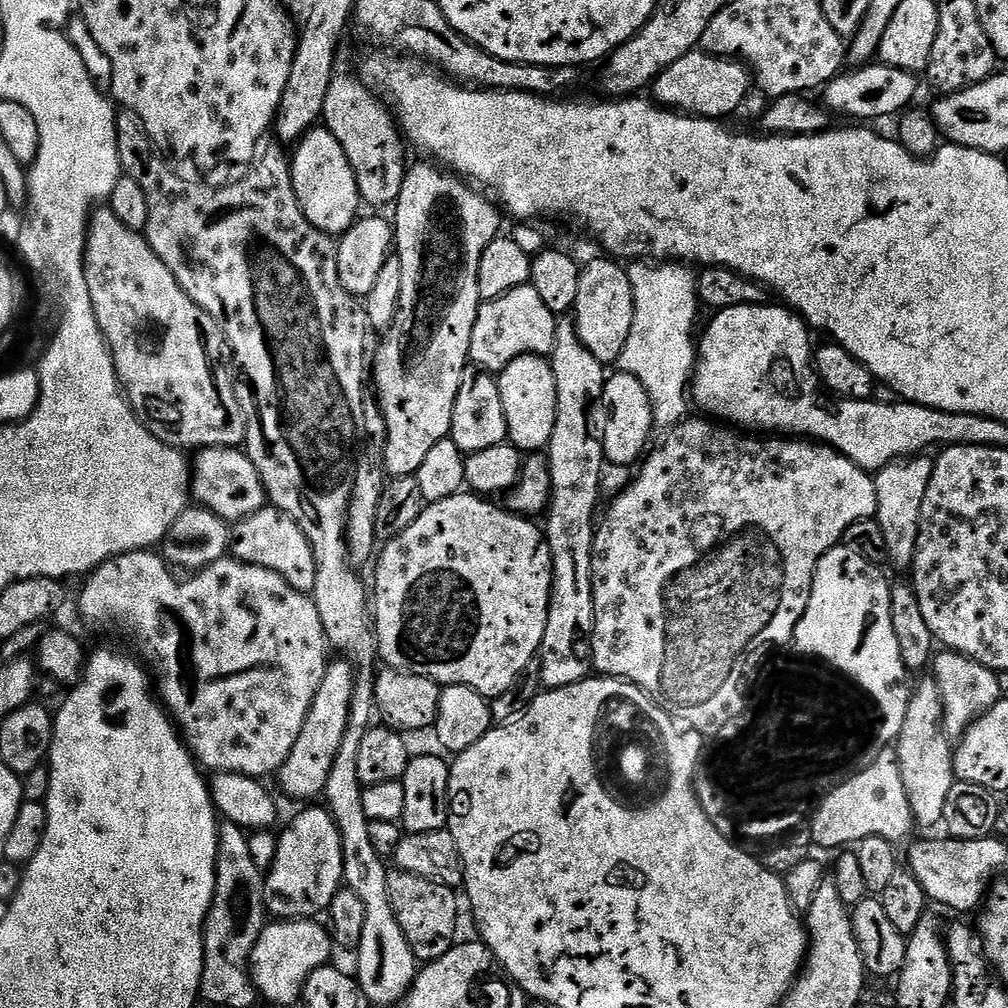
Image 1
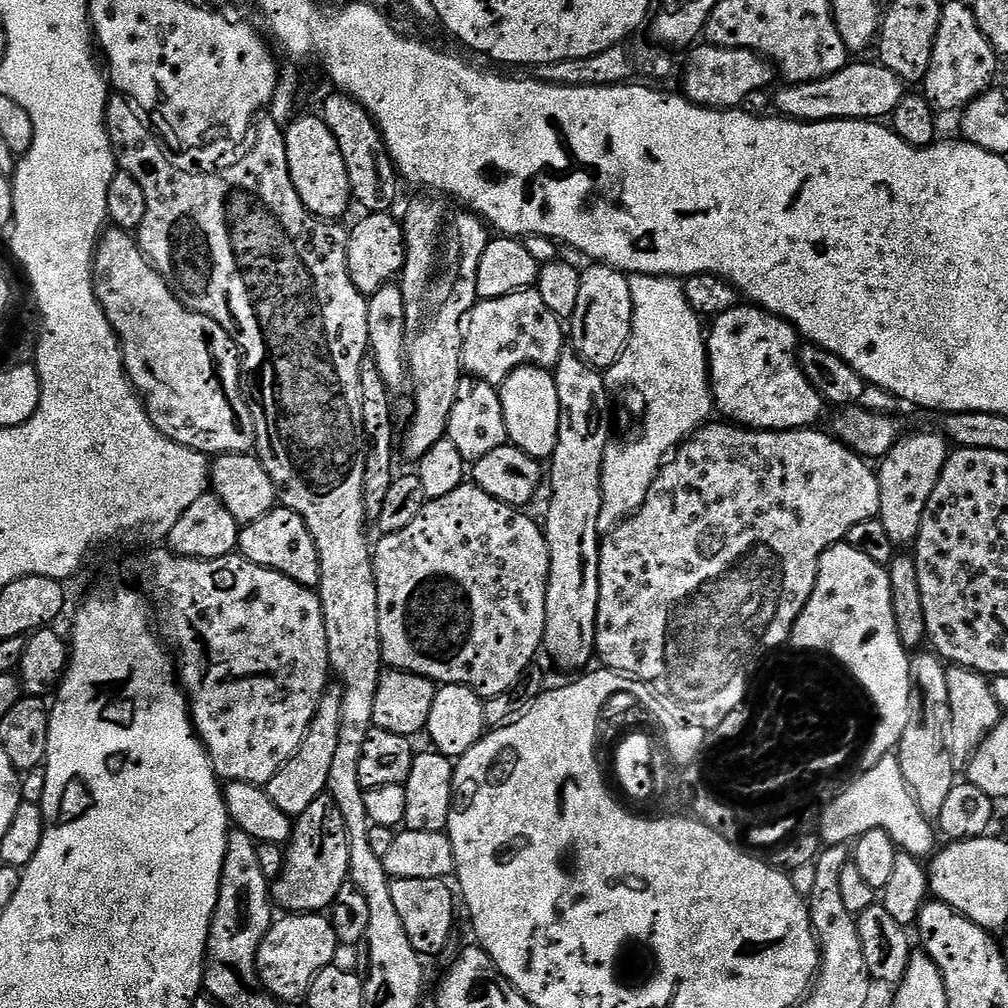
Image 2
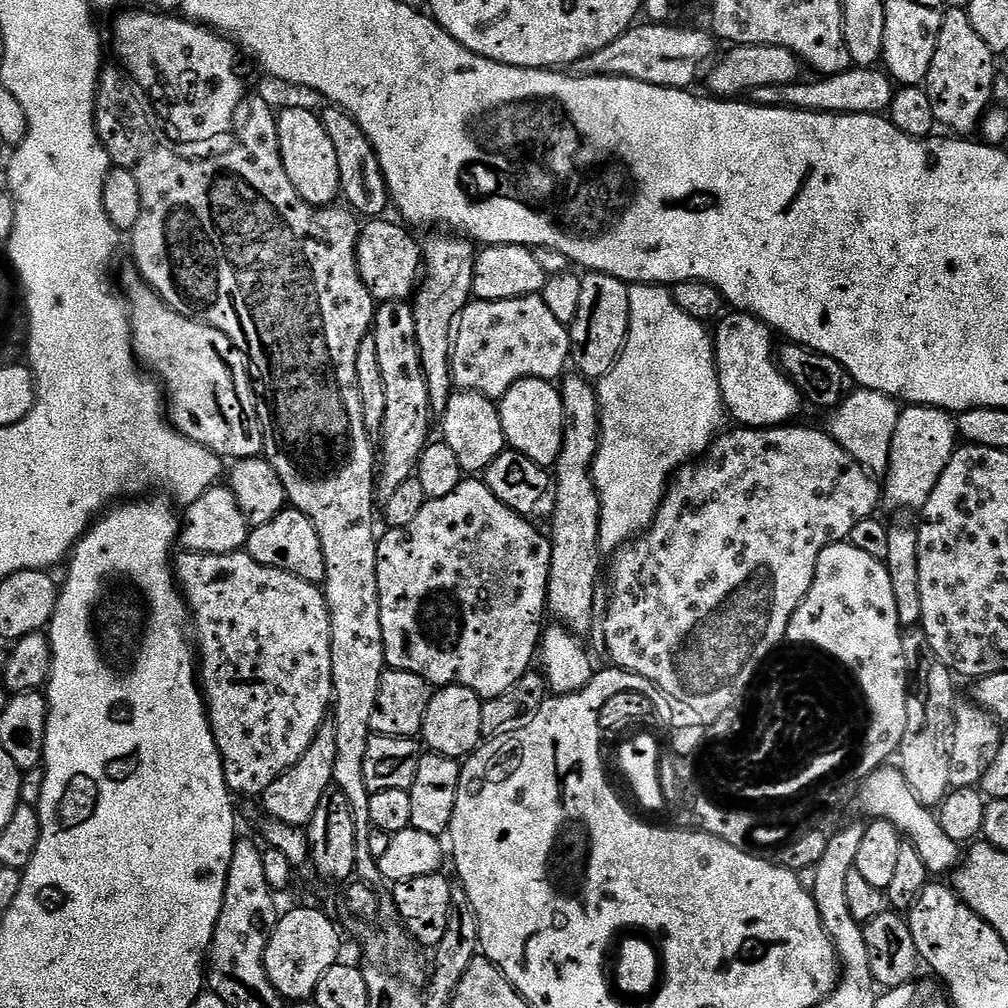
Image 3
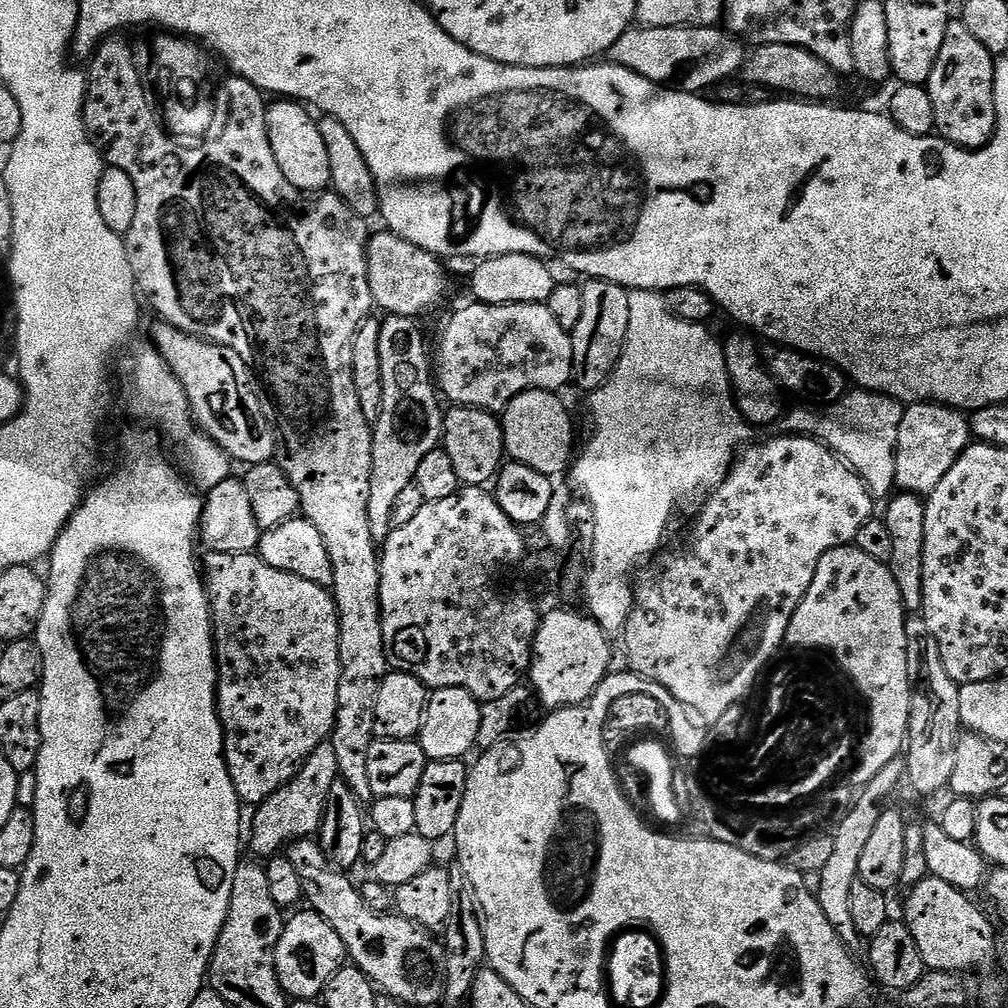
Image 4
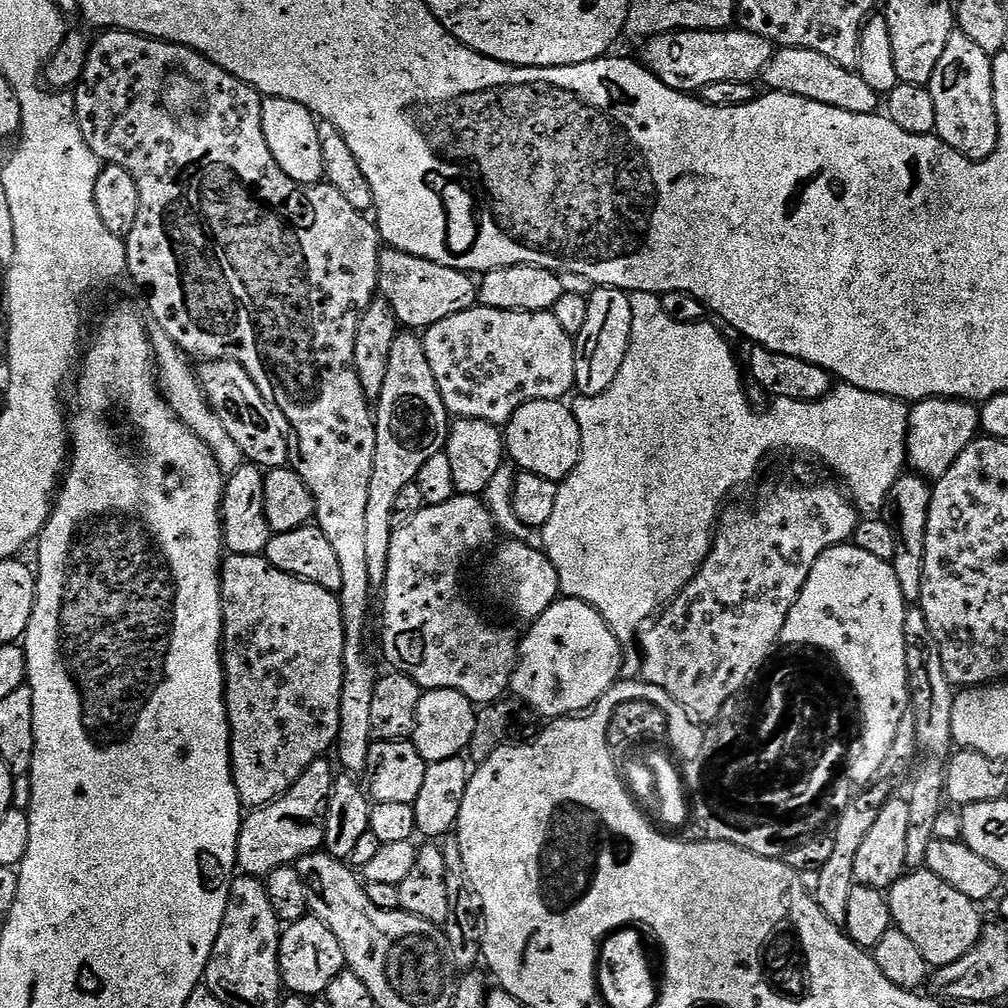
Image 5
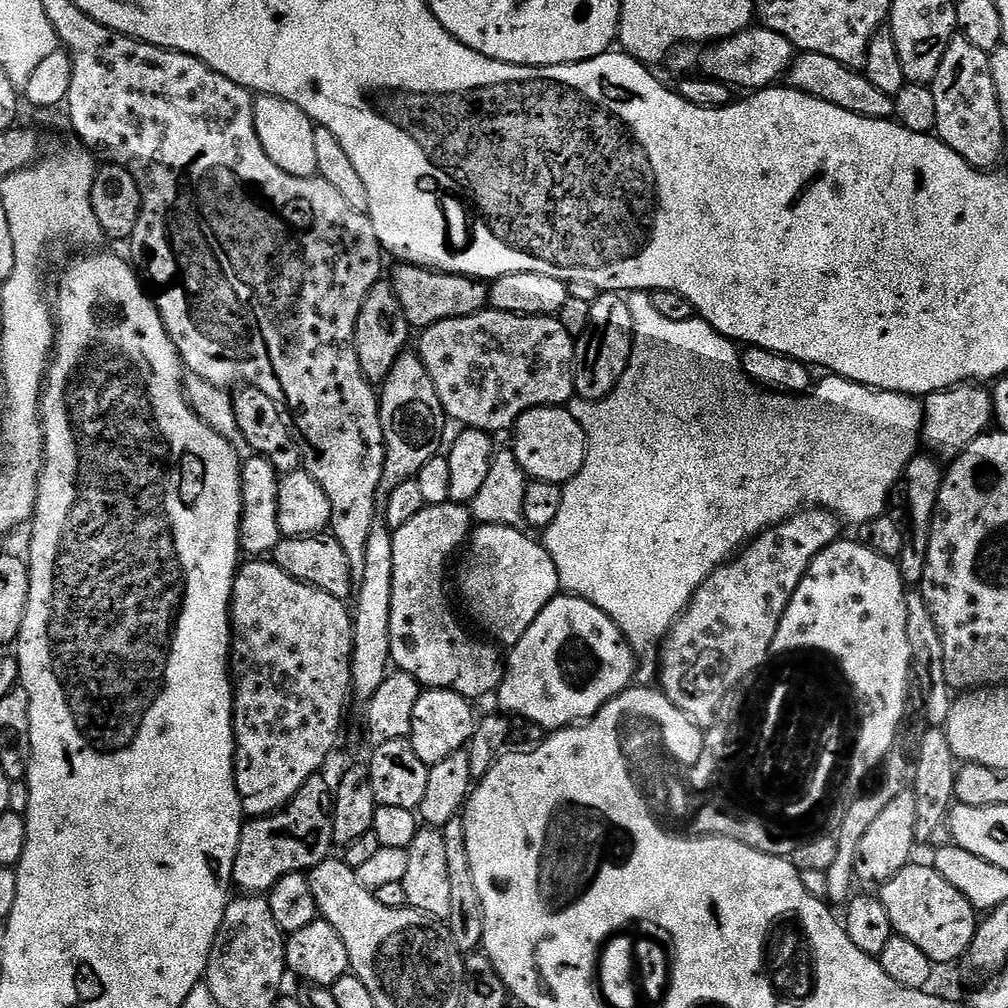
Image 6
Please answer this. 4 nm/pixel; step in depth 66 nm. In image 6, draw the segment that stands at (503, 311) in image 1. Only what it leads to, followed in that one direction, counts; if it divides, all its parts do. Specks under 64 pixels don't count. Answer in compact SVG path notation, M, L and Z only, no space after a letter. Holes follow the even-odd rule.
M485 310L483 312L475 312L469 316L463 316L462 318L443 320L434 326L423 329L419 336L420 348L418 347L418 355L422 358L430 378L434 378L434 390L438 390L438 398L444 407L444 415L449 421L457 420L460 426L464 428L482 430L489 434L504 432L507 428L509 431L515 425L516 419L522 414L526 414L526 410L547 408L549 406L564 406L567 405L569 400L573 399L576 391L576 373L574 371L576 345L574 338L570 334L566 334L566 326L562 326L562 322L556 316L519 316L509 312Z

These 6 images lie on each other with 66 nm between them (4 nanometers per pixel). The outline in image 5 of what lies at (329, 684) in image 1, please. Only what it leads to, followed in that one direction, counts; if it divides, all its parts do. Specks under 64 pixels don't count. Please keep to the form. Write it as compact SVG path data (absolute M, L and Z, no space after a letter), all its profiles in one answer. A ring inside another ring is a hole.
M321 758L310 762L302 778L298 778L298 782L294 782L286 794L266 806L251 809L241 819L236 863L243 875L266 878L278 870L278 866L295 865L306 854L324 848L328 799L337 778L337 773L332 772L333 761L329 760Z

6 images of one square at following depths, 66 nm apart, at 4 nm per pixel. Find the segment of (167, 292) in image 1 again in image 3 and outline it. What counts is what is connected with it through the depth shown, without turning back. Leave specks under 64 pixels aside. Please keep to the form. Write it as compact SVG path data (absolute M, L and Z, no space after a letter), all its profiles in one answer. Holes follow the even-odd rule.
M128 266L121 276L119 273L118 284L126 297L128 321L132 324L132 350L137 361L146 366L147 371L162 385L167 396L166 408L170 413L172 427L186 438L206 446L215 456L229 456L229 461L259 457L264 450L264 423L260 420L258 397L254 391L245 349L222 334L222 330L175 312L140 277L135 267Z

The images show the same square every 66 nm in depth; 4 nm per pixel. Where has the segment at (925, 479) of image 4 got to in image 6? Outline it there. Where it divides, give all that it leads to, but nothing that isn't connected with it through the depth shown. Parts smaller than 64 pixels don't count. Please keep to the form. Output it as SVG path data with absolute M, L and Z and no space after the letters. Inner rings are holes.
M979 383L957 384L946 392L935 392L922 400L923 447L937 461L951 462L960 457L966 446L970 446L970 442L989 431L993 420L992 393Z

